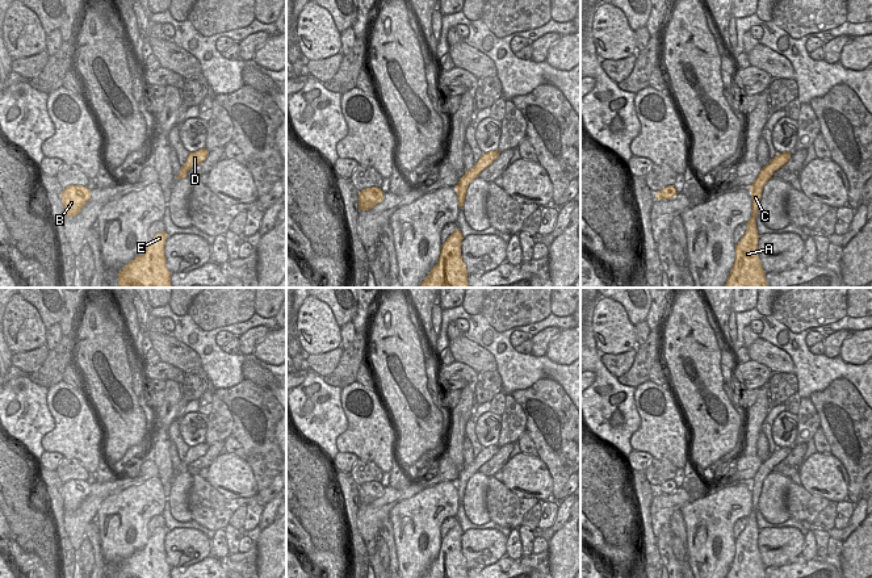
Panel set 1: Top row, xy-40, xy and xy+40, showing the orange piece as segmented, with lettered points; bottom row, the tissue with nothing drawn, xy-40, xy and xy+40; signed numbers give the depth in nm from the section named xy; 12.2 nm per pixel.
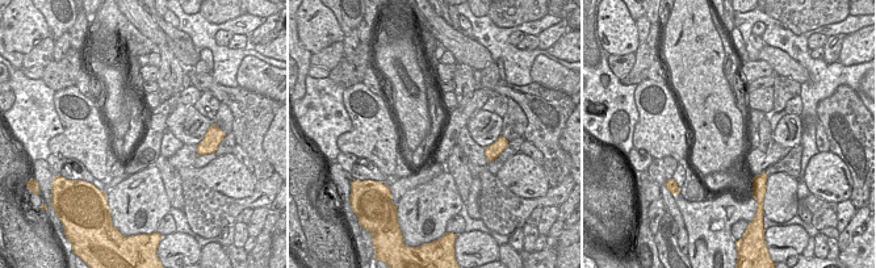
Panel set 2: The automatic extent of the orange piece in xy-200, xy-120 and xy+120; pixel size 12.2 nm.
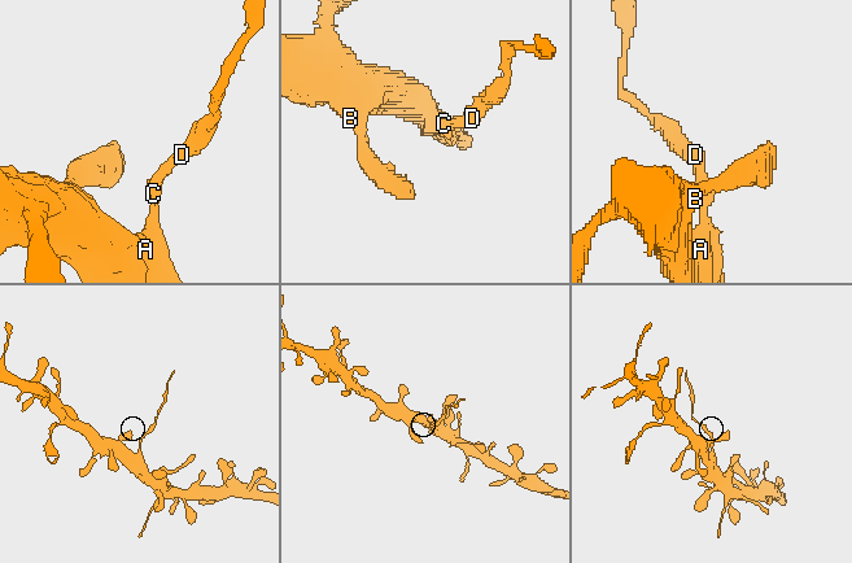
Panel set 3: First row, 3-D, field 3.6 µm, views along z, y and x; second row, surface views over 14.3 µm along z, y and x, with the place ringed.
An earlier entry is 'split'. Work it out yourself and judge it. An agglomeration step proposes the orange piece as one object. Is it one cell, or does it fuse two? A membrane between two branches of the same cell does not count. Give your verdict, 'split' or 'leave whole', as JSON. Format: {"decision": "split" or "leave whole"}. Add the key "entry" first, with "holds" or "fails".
{"entry": "holds", "decision": "split"}

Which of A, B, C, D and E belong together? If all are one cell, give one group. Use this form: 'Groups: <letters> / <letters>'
Groups: A B C E / D

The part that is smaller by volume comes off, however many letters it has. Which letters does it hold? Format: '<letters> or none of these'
D

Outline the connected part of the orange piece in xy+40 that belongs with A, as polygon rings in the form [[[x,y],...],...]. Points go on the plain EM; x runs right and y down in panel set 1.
[[[763,464],[750,481],[752,493],[752,511],[747,516],[747,524],[735,539],[735,554],[726,578],[768,578],[758,549],[758,524],[755,511],[762,493],[764,478],[771,470],[764,470]]]

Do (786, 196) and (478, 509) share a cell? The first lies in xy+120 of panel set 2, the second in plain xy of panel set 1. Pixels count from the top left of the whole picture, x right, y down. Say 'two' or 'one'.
one

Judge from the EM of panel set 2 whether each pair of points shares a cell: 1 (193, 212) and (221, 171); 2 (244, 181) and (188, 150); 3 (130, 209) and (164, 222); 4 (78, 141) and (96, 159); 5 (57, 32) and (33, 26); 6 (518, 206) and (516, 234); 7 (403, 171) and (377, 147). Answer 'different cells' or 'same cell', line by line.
1: different cells
2: different cells
3: different cells
4: same cell
5: different cells
6: different cells
7: different cells

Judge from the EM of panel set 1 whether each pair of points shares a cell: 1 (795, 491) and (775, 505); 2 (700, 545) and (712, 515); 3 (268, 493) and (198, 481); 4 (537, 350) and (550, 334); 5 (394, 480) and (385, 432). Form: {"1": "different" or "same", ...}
{"1": "different", "2": "same", "3": "same", "4": "same", "5": "different"}

